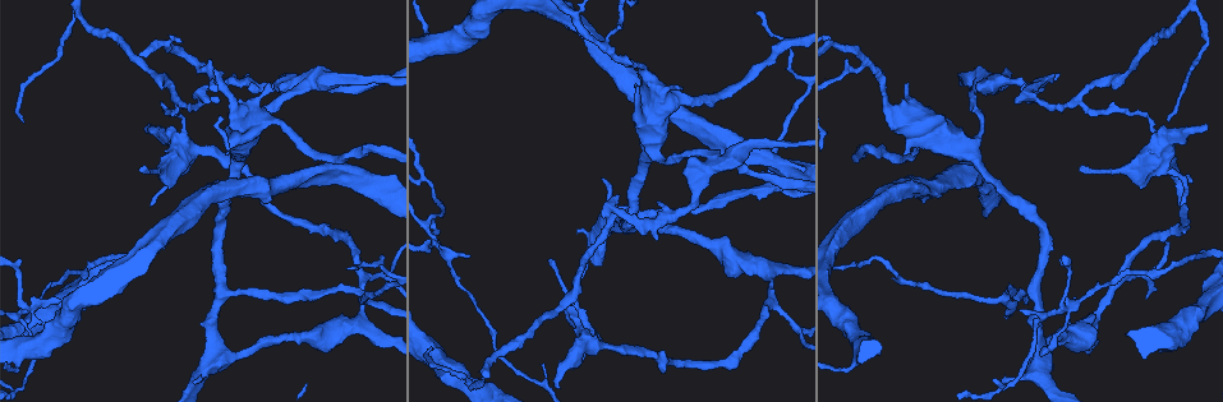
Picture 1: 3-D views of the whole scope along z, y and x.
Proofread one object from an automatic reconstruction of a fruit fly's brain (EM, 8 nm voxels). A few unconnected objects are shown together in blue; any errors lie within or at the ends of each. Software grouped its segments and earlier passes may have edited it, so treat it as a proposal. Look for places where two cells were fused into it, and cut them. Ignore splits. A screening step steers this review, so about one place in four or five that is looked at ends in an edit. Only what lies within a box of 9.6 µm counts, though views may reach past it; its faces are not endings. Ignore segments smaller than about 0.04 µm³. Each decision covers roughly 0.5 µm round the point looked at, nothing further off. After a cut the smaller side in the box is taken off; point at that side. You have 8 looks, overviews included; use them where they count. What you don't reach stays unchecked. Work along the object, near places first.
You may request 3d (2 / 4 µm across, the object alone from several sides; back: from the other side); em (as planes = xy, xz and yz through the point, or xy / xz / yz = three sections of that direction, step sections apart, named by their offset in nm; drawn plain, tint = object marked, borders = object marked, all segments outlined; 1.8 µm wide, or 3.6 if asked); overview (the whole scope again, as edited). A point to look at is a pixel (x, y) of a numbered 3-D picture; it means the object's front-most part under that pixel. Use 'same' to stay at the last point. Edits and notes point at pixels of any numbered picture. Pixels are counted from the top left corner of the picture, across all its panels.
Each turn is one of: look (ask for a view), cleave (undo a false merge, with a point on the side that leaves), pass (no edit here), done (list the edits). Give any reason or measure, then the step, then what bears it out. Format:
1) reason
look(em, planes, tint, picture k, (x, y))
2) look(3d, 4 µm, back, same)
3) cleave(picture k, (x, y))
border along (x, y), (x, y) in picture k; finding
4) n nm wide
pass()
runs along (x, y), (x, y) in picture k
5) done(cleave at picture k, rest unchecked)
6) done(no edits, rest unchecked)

four-way junction
look(3d, 4 µm, picture 1, (440, 248))

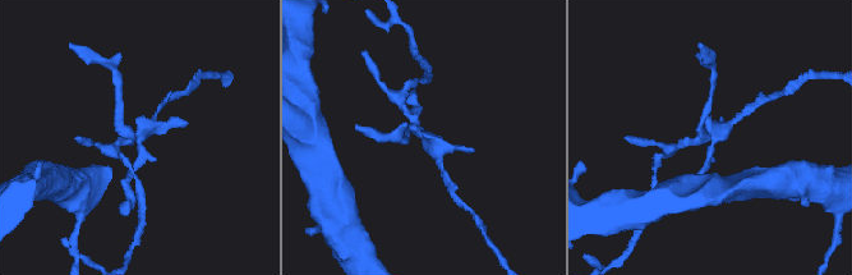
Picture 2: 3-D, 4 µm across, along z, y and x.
need the tissue
look(em, 3.6 µm, xz, step 4, tint, picture 2, (427, 136))

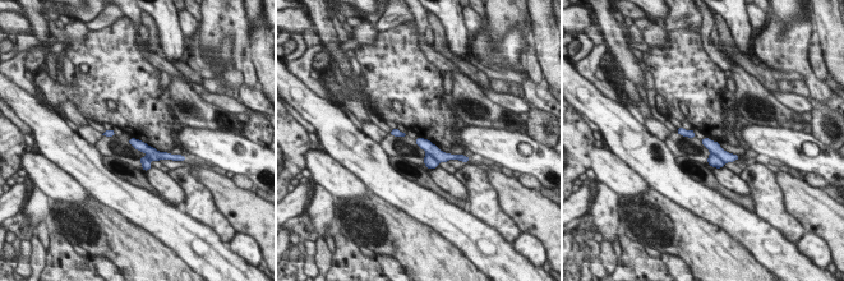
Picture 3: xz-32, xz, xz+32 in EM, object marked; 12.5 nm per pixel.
cut it another way
look(em, 3.6 µm, yz, step 4, borders, same)

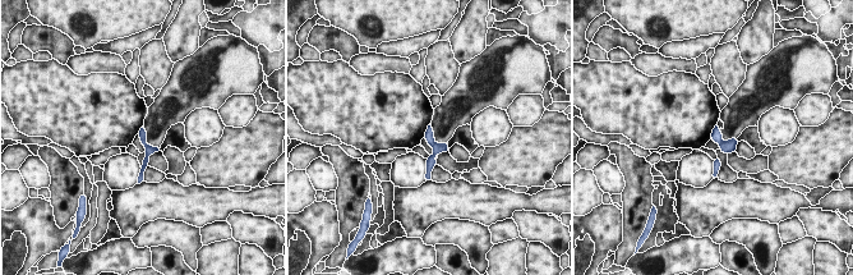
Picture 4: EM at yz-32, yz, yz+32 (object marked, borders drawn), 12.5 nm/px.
100 nm wide
cleave(picture 4, (429, 134))
border along (436, 142), (430, 146) in picture 4; two cells meet here

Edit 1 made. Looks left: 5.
look(overview)

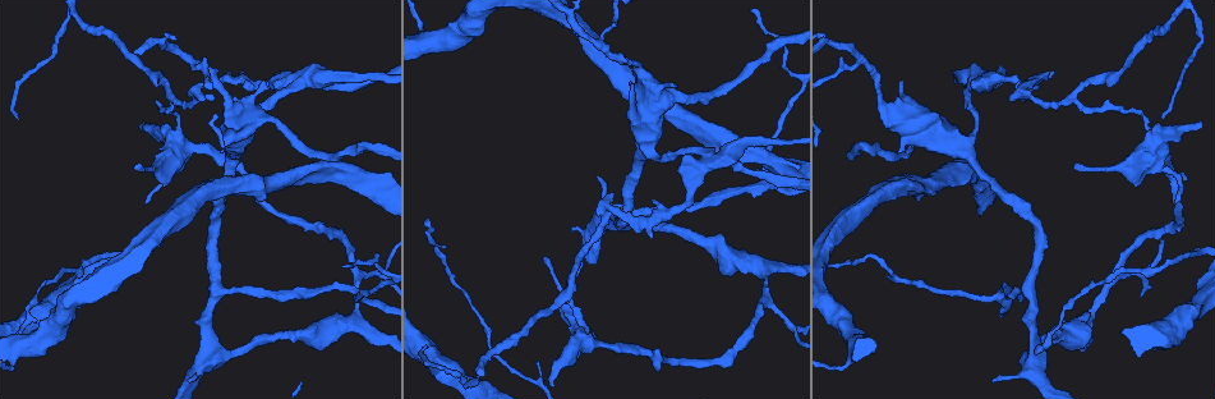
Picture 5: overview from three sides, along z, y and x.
arms part here
look(3d, 4 µm, picture 5, (768, 296))

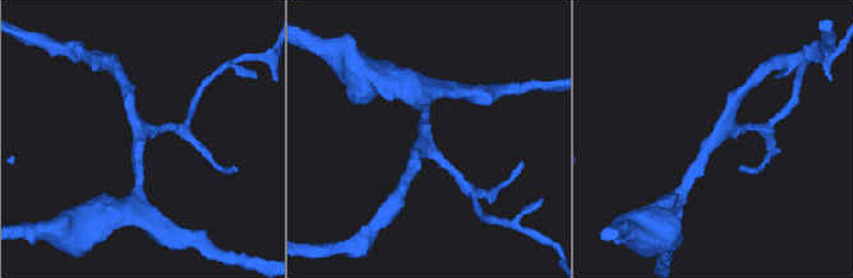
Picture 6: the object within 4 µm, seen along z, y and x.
3 arms; need the tissue
look(em, xy, step 8, tint, picture 6, (135, 140))

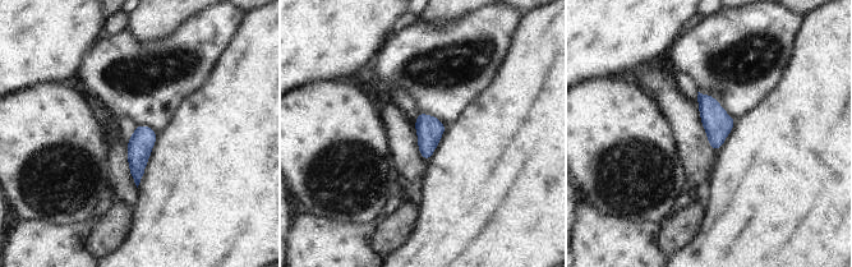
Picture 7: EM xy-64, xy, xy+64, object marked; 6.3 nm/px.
look(em, planes, tint, same)

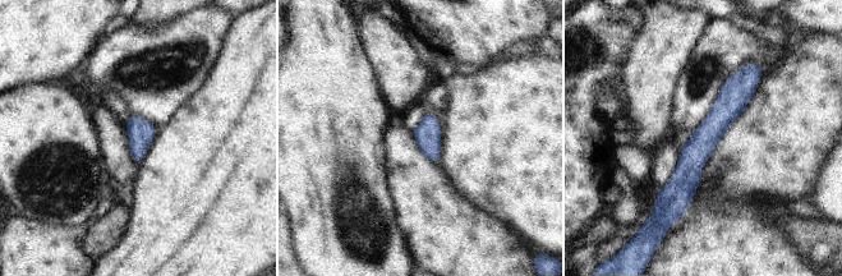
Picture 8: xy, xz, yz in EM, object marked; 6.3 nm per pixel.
pass()
runs along (746, 70), (693, 156), (680, 207) in picture 8; one cell here

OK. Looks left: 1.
look(em, planes, tint, picture 5, (766, 184))

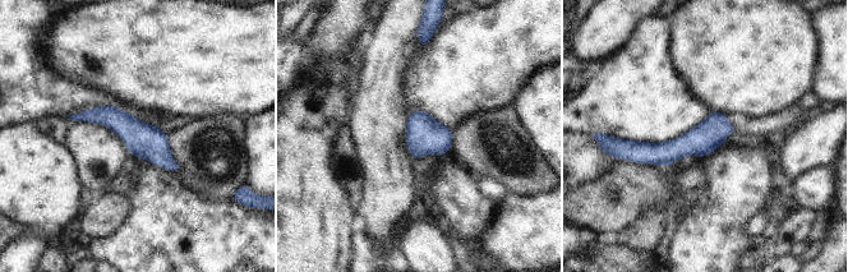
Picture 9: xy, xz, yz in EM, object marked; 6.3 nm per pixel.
pass()
runs along (74, 118), (110, 116), (175, 167) in picture 9; continuous, no second cell

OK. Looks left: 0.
done(cleave at picture 4, rest unchecked)

